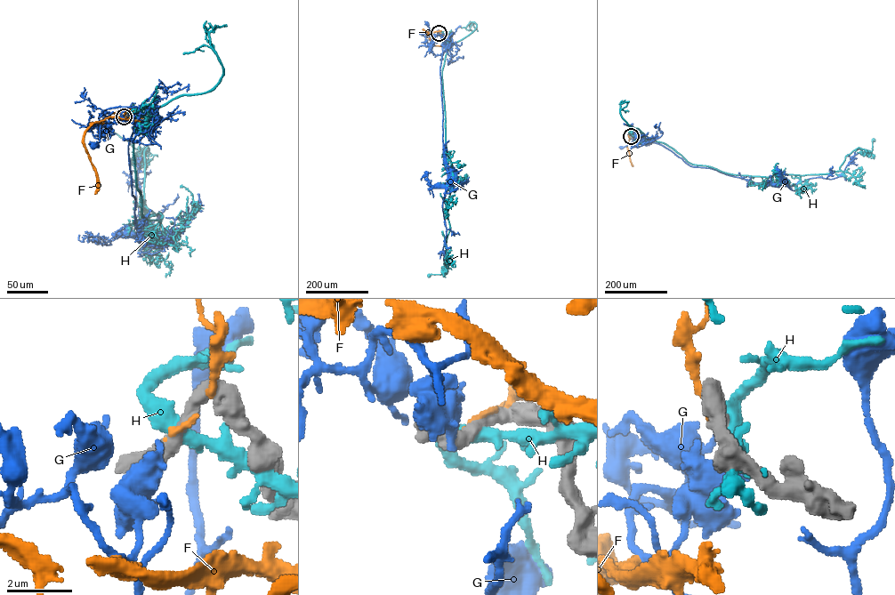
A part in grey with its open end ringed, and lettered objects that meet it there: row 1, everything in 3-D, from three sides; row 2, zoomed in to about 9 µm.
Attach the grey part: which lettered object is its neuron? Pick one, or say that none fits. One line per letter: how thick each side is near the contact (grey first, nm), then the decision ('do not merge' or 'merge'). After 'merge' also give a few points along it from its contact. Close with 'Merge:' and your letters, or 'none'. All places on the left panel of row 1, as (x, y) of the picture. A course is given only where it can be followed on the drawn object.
F: 360 nm thick on the grey side, 160 nm on the other; do not merge
G: 700 nm thick on the grey side, 650 nm on the other; do not merge
H: 360 nm thick on the grey side, 460 nm on the other; do not merge
Merge: none

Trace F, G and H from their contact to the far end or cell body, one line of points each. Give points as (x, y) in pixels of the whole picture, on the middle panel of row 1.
F: (439, 32), (429, 33), (423, 29), (428, 32), (427, 35)
G: (439, 33), (444, 44), (429, 39), (426, 23)
H: (439, 33), (451, 45), (442, 78), (453, 178), (446, 208), (447, 273), (429, 275)

